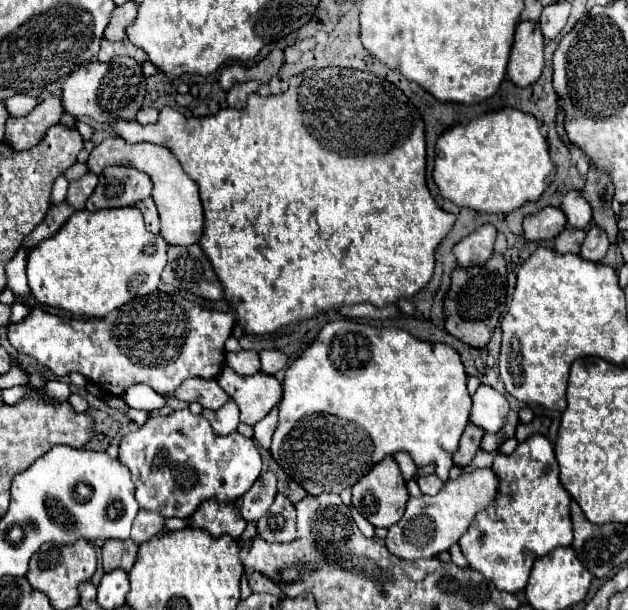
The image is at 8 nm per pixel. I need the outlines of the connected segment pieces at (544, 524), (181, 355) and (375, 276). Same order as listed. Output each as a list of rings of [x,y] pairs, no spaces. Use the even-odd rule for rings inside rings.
[[[532,435],[510,457],[498,453],[492,467],[502,473],[502,493],[486,511],[474,517],[458,543],[470,567],[486,575],[498,591],[520,593],[538,557],[572,543],[570,495],[560,483],[554,447],[544,435]]]
[[[154,291],[152,295],[138,297],[124,307],[112,311],[104,319],[96,321],[80,321],[70,317],[58,317],[40,309],[32,309],[32,313],[20,321],[8,325],[8,341],[12,347],[36,359],[36,363],[44,369],[50,369],[54,375],[68,375],[72,371],[82,373],[90,383],[98,385],[102,393],[110,393],[120,397],[132,383],[146,383],[156,393],[168,397],[180,387],[186,379],[202,377],[202,379],[216,379],[226,363],[226,349],[224,343],[232,335],[234,329],[234,315],[222,311],[208,311],[196,303],[186,301],[180,293],[166,293]]]
[[[308,69],[290,79],[290,87],[282,95],[260,97],[252,93],[244,109],[222,109],[216,115],[208,117],[184,117],[172,107],[160,111],[160,119],[154,125],[138,125],[136,121],[116,121],[114,131],[128,143],[150,141],[156,145],[168,147],[180,161],[182,169],[194,179],[200,187],[200,199],[204,205],[204,233],[198,241],[206,257],[210,259],[222,287],[224,297],[238,315],[238,325],[250,335],[274,333],[290,323],[308,321],[320,311],[340,309],[344,305],[372,303],[376,307],[386,307],[398,299],[412,299],[432,277],[434,273],[434,251],[438,243],[454,225],[454,215],[442,211],[432,199],[426,187],[426,141],[424,141],[424,123],[418,109],[408,101],[408,97],[388,83],[366,71],[356,69]]]

